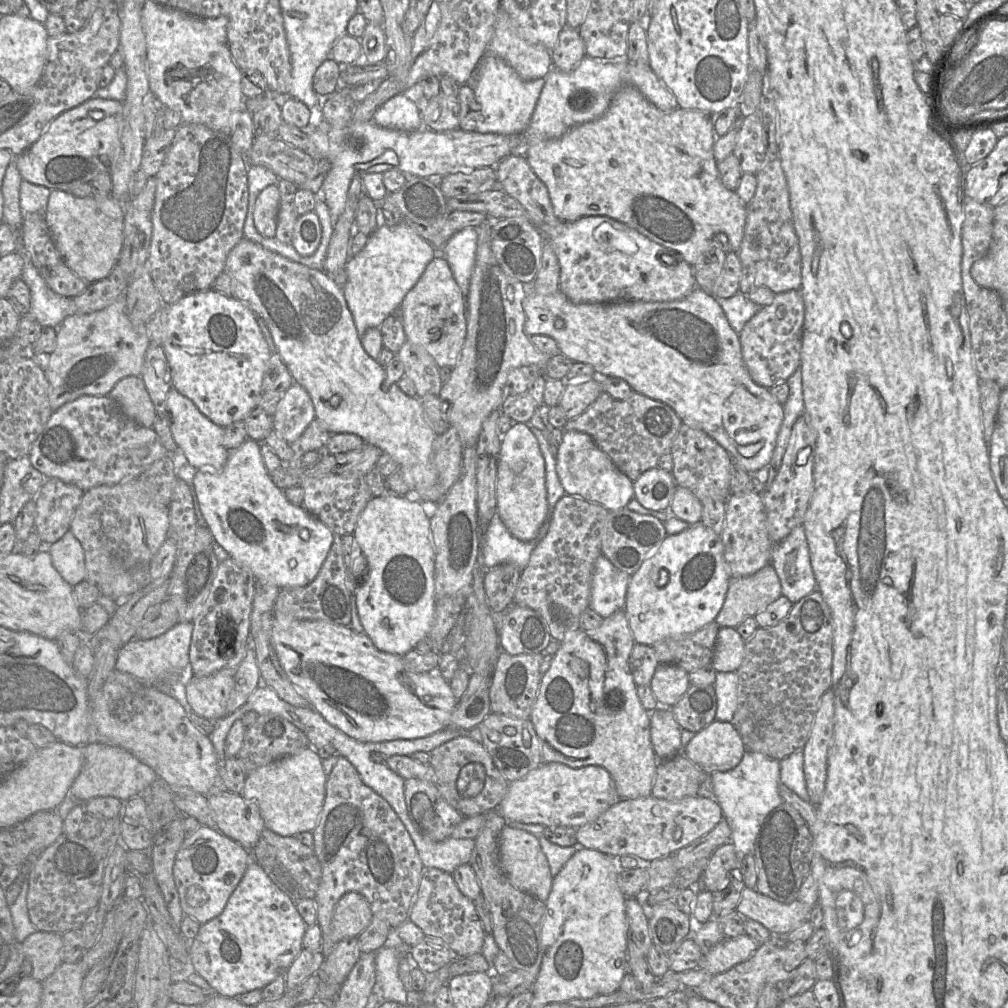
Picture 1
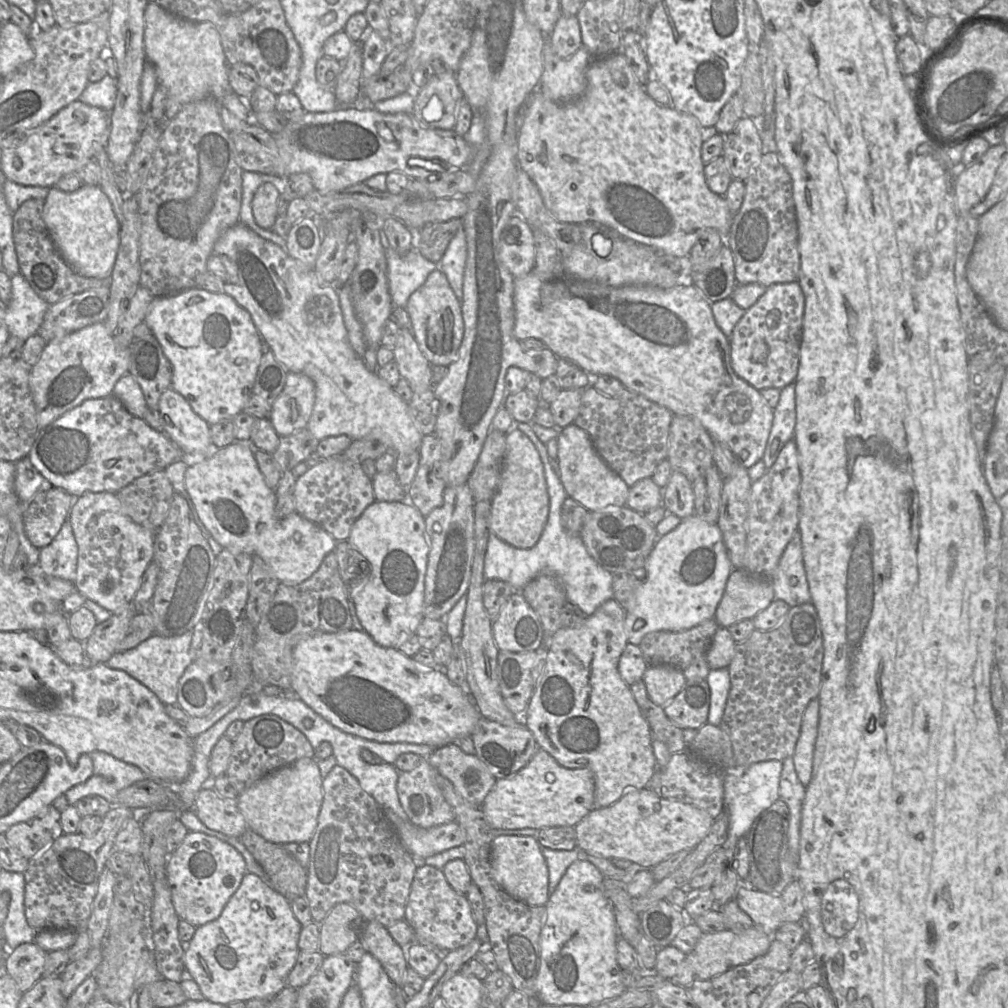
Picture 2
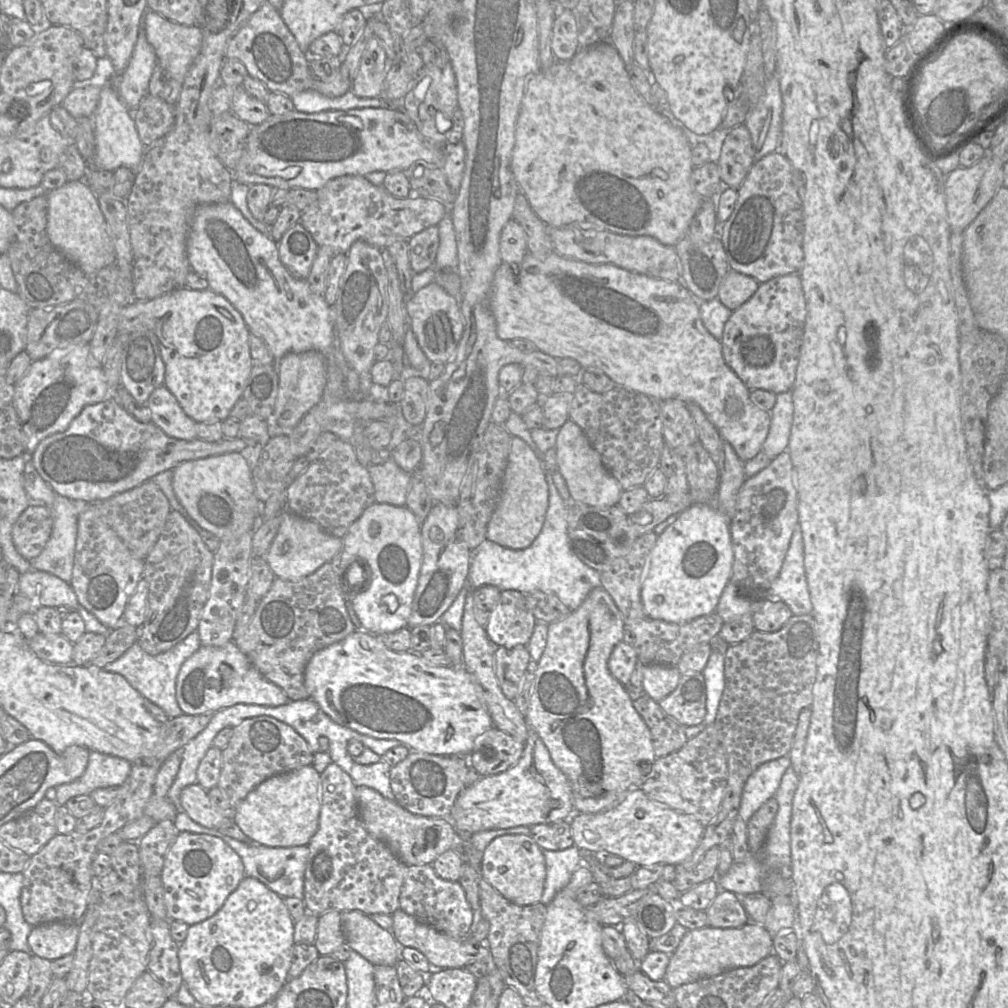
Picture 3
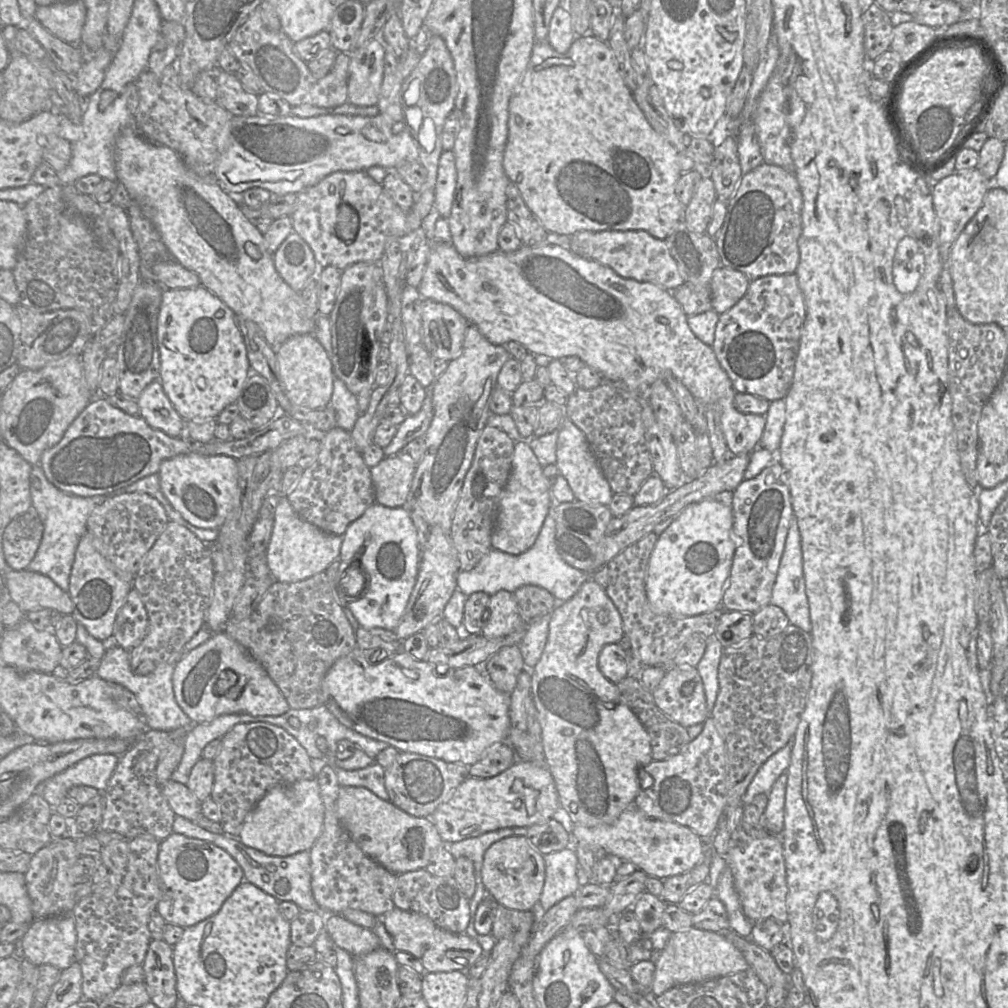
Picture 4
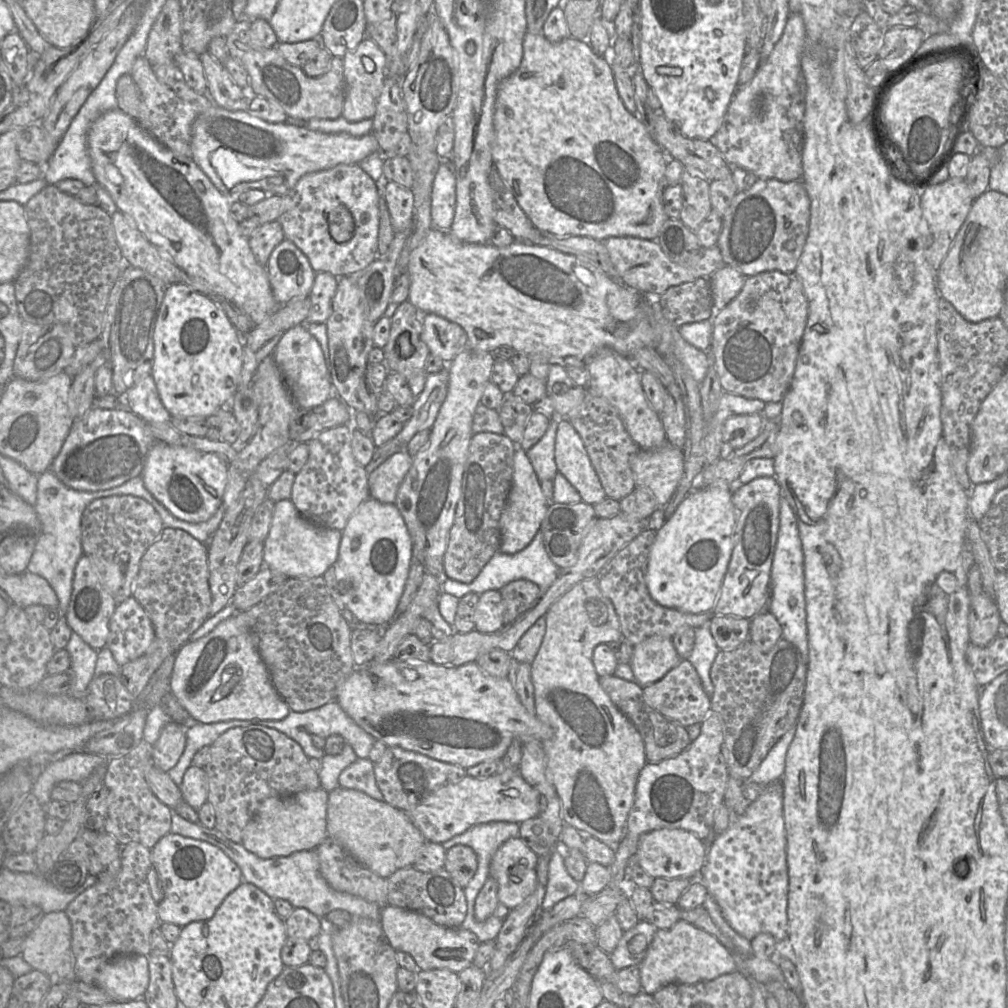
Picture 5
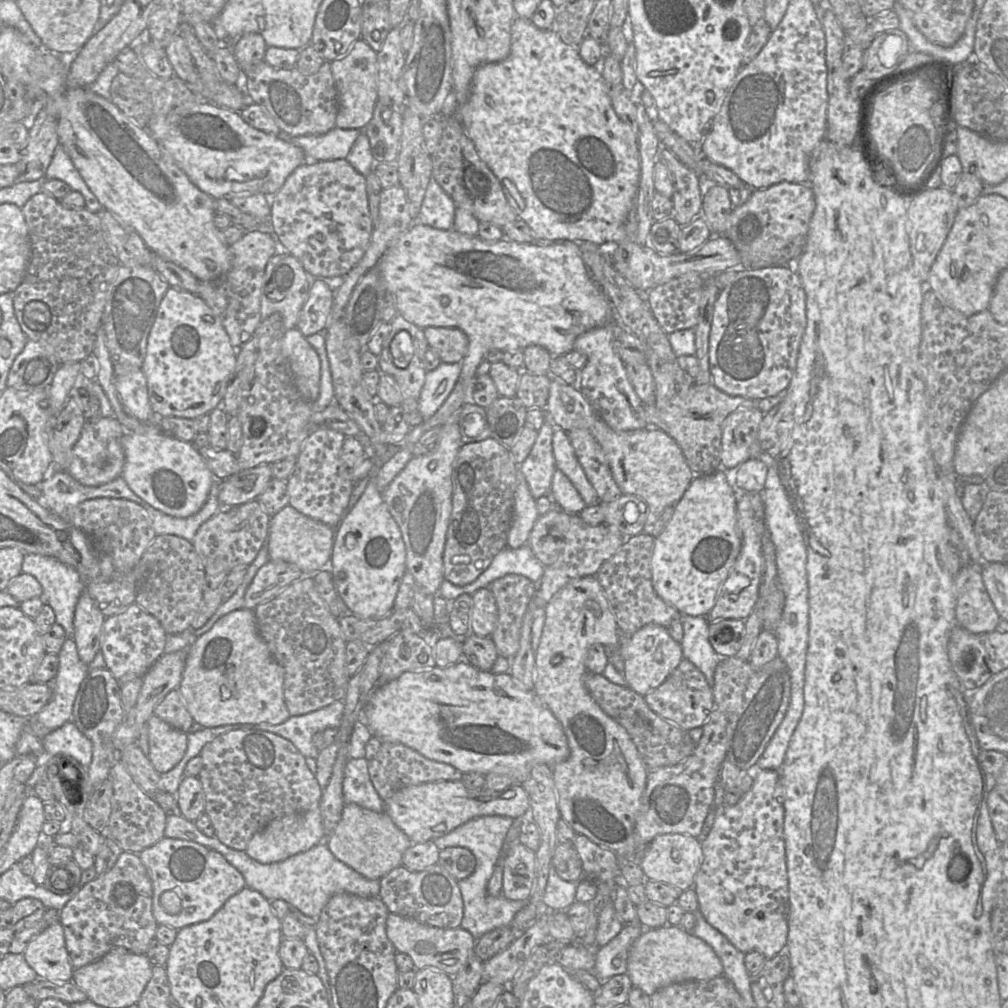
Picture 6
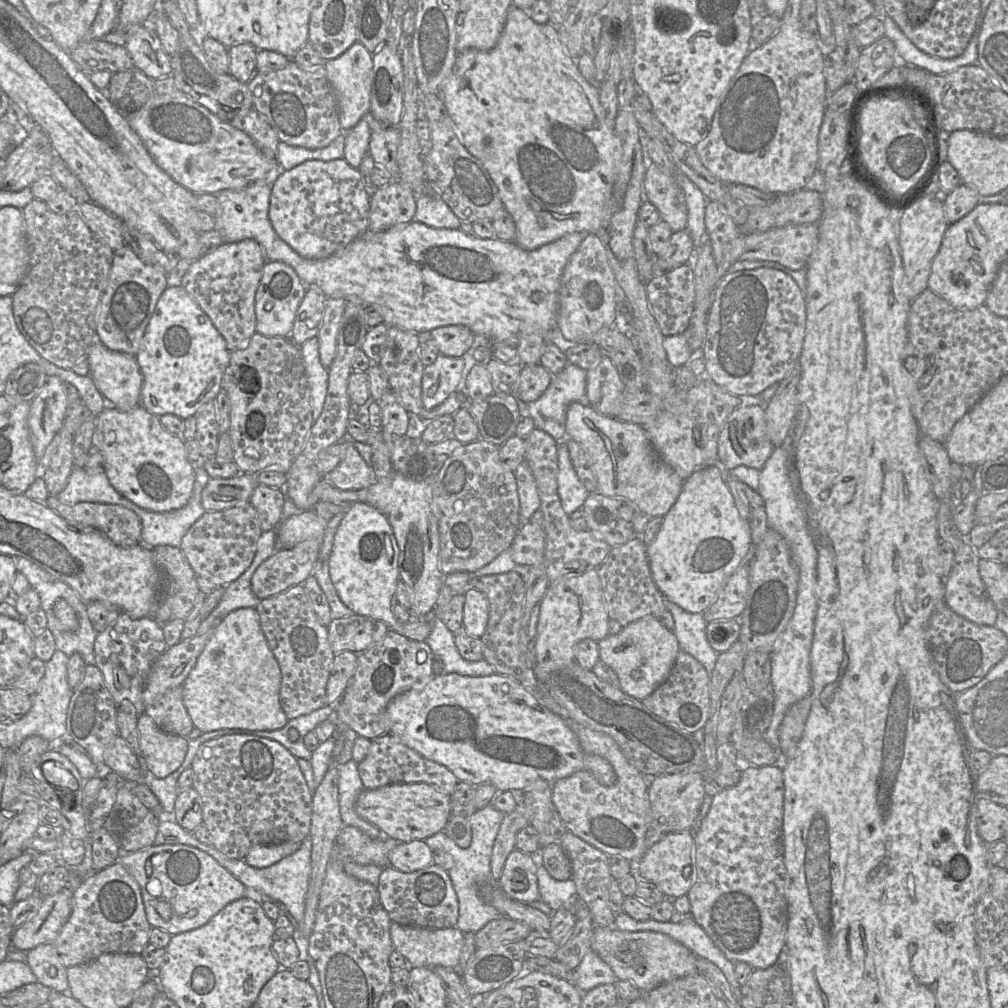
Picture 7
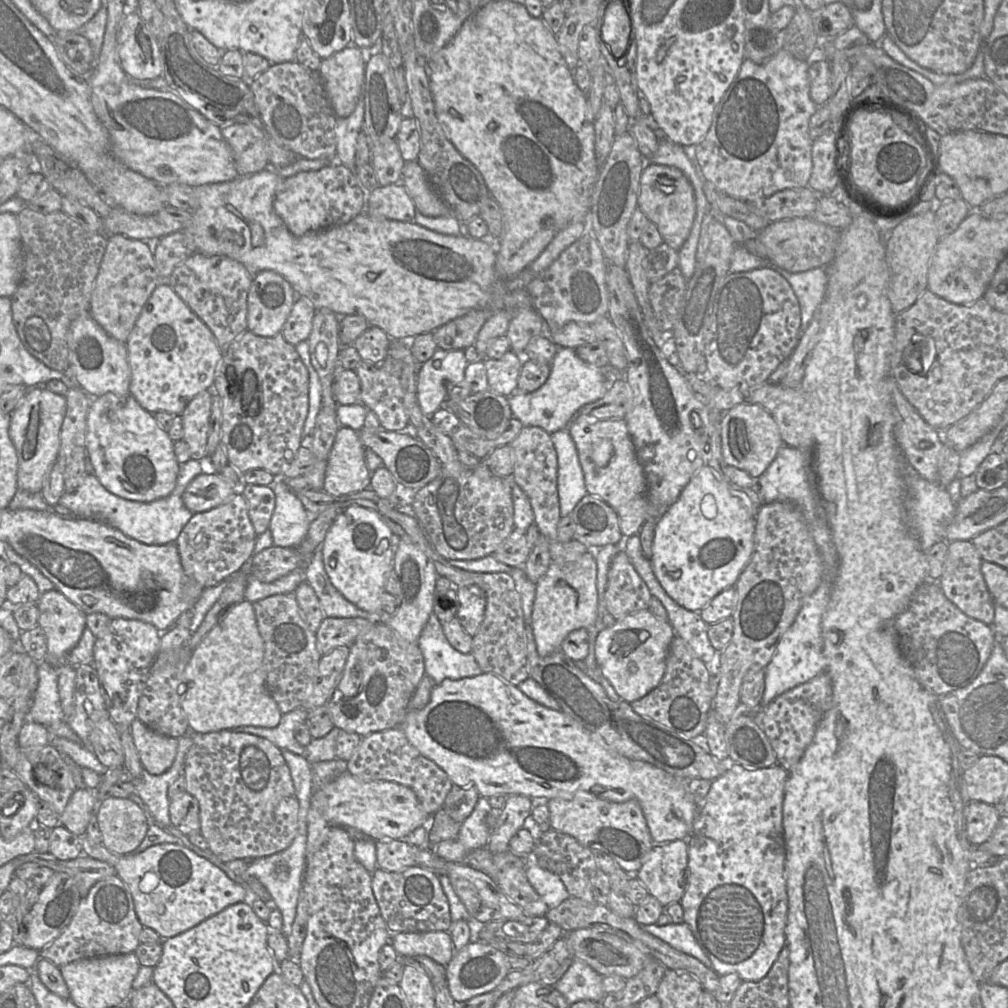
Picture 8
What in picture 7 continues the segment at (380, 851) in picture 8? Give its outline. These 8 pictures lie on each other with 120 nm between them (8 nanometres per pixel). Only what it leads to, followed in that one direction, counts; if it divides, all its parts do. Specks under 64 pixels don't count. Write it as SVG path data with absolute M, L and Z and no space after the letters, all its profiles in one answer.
M425 840L399 842L389 853L389 866L405 873L412 873L431 865L433 852Z

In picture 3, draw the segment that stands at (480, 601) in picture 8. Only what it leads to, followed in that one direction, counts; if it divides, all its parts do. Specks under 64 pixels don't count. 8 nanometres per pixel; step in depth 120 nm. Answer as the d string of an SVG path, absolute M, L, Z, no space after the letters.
M515 590L501 592L484 629L496 647L526 646L537 623L526 594Z

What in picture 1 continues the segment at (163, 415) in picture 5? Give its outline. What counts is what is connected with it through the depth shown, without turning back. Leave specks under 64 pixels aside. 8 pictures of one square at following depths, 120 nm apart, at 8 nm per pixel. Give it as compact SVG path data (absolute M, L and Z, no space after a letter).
M171 388L166 400L166 416L178 450L195 469L209 471L222 470L227 462L229 450L223 445L223 428L204 416L187 397Z

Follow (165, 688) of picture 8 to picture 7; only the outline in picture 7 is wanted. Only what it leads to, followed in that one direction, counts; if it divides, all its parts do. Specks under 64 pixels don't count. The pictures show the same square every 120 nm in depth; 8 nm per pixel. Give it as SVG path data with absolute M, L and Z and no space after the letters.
M182 686L170 689L154 703L145 706L143 713L168 733L186 737L194 728L183 702Z

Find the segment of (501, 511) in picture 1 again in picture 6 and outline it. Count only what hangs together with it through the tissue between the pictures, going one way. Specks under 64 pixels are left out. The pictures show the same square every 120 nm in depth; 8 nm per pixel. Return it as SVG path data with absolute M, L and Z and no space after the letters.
M517 467L513 518L508 533L507 547L517 549L527 544L530 533L539 517L536 500L530 493L524 475Z

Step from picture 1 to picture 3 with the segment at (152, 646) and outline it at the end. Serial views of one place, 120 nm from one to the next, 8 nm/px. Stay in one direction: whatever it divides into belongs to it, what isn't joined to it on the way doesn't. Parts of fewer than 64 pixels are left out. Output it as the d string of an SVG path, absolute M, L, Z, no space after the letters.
M197 631L190 633L169 650L158 655L146 653L135 642L125 653L112 663L107 664L103 669L122 675L144 698L163 709L171 719L184 714L176 700L176 680L179 670L182 664L200 647L201 642Z

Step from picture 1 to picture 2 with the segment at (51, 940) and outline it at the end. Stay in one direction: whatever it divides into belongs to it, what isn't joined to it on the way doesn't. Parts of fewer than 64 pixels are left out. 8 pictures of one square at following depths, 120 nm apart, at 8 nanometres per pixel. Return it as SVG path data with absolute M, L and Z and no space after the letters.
M35 942L23 943L9 951L5 961L6 973L25 993L42 978L47 952Z

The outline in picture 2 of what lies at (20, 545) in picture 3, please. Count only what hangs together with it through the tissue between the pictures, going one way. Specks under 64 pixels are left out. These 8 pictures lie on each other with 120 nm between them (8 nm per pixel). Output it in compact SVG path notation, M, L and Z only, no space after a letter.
M46 485L24 505L23 525L28 540L37 548L51 543L66 519L75 497L66 490Z

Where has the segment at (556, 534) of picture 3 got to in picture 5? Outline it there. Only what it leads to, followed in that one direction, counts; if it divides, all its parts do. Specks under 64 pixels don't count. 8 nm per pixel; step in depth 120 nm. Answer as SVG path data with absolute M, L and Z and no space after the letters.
M539 530L530 544L522 551L515 554L505 554L501 551L495 553L471 583L462 583L450 578L445 579L442 583L442 592L452 594L460 599L470 592L480 595L488 590L500 590L509 582L518 579L529 580L537 584L543 590L553 584L559 575L559 570L560 568L558 568L548 556L542 533Z

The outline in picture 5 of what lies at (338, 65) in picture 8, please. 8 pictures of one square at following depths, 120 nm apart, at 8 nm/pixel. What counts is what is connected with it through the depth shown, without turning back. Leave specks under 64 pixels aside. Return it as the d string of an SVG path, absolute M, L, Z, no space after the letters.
M366 36L353 51L346 53L342 59L345 101L341 116L349 122L373 119L384 85L387 55L371 38Z

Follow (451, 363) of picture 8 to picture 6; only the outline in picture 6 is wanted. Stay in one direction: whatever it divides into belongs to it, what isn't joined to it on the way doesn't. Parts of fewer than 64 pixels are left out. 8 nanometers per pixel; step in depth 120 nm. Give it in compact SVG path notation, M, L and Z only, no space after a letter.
M441 362L434 370L426 373L425 382L418 399L418 412L422 415L424 420L431 418L446 401L455 387L460 373L461 363L449 364L444 362Z

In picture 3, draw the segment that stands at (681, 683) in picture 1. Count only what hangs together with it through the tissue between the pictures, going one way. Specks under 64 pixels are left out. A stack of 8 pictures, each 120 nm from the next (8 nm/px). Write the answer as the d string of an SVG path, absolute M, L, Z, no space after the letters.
M659 664L644 665L643 690L656 702L673 692L681 674L676 666Z

